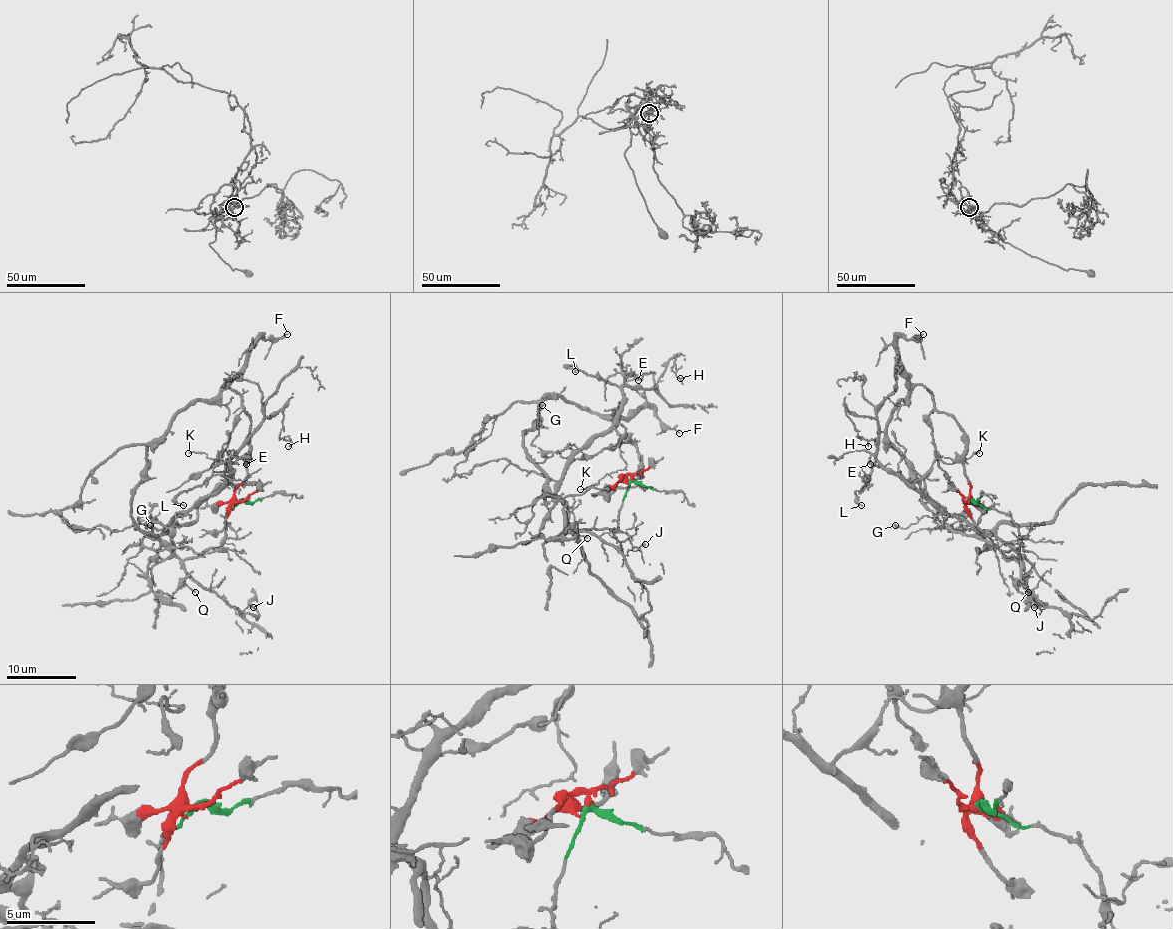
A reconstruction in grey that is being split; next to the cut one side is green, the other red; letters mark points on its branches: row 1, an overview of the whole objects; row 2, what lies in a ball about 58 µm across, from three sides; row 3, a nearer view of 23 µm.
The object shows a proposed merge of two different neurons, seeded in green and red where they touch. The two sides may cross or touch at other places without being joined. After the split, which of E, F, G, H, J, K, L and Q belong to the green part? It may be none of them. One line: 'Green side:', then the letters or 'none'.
Green side: E, G, H, J, K, L

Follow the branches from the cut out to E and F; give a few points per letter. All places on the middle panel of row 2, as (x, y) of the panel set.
E: (631, 481), (617, 528), (569, 531), (557, 482), (572, 458), (612, 423), (621, 408), (623, 385), (638, 380)
F: (631, 479), (626, 479), (642, 474), (642, 462), (616, 423), (640, 408), (650, 408), (680, 432)

